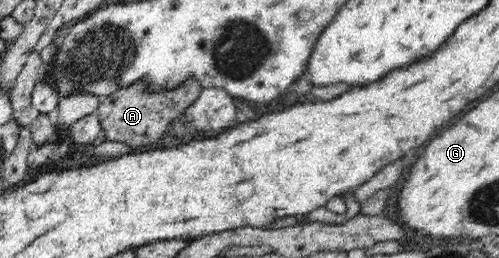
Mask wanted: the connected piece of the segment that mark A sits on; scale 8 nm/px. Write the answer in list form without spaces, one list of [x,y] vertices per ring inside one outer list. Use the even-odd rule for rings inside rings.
[[[187,80],[178,87],[160,91],[149,91],[143,81],[120,88],[109,96],[101,98],[95,110],[102,126],[102,139],[126,142],[131,147],[153,144],[165,136],[170,124],[200,97],[201,91],[201,83],[197,80]]]

